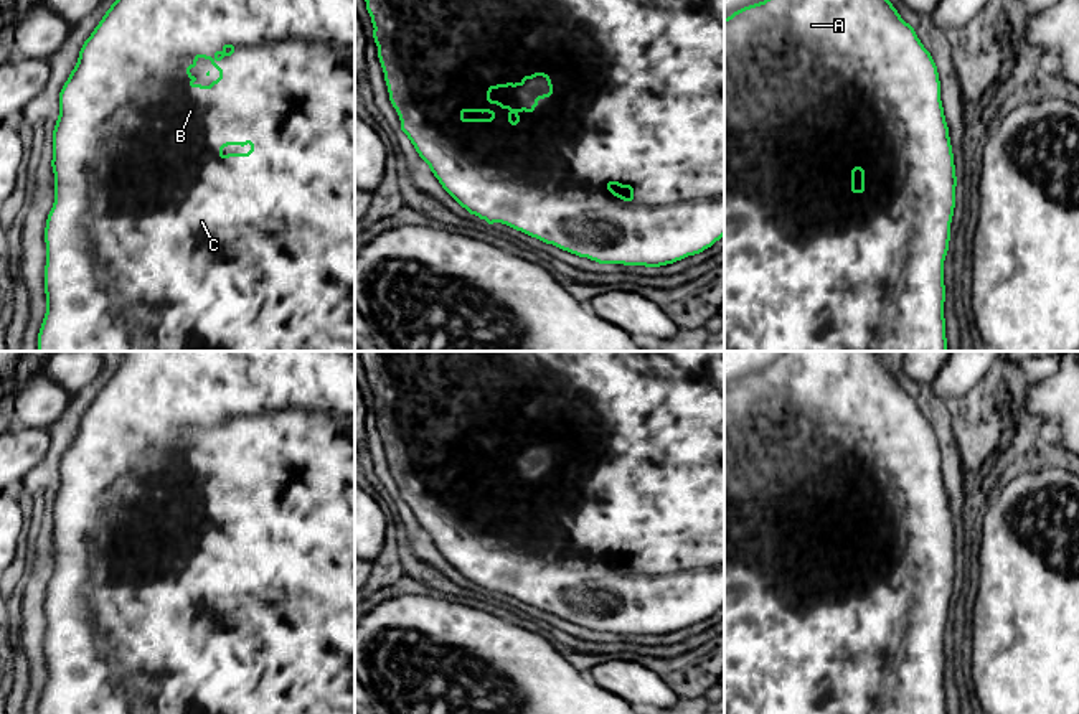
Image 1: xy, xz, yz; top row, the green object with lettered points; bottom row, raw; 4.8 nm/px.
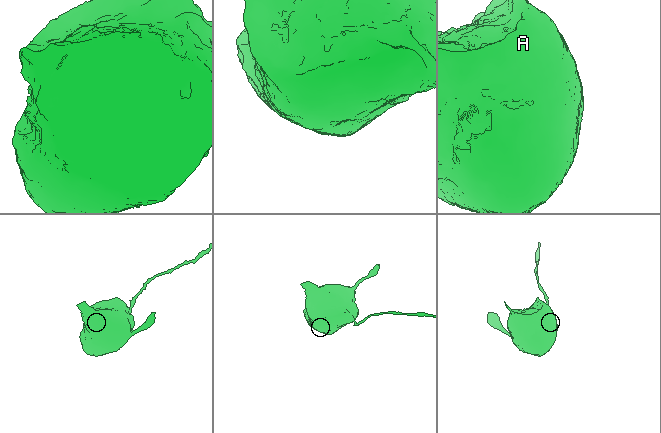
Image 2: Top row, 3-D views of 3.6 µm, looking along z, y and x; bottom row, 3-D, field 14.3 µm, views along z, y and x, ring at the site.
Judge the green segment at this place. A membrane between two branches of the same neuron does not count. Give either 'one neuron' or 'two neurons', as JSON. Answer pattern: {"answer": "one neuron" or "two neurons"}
{"answer": "one neuron"}

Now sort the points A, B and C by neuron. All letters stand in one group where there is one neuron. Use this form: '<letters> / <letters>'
A B C

